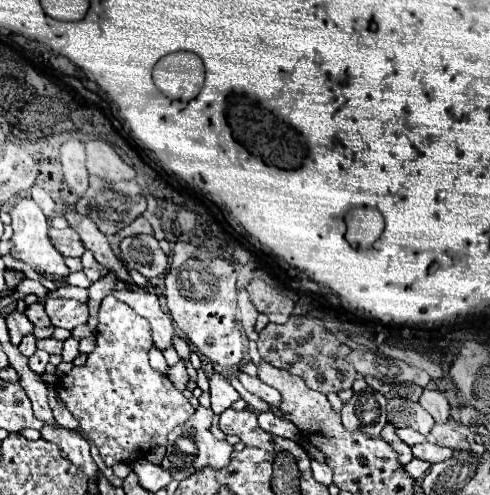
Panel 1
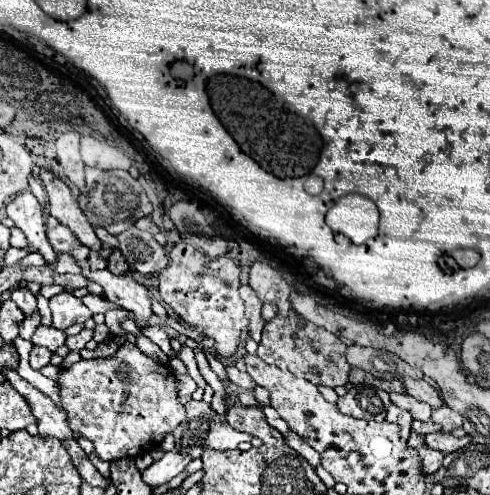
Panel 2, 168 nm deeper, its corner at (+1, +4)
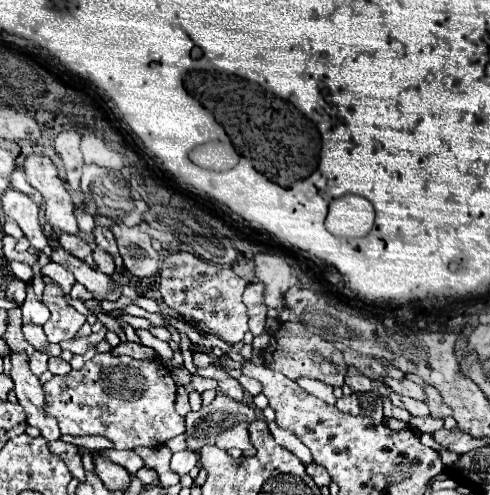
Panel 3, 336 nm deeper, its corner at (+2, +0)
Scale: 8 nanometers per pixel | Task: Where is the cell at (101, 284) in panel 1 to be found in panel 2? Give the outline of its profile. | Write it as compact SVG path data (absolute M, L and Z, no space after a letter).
M113 250L113 254L109 256L109 264L107 264L109 270L113 270L115 274L119 274L119 268L129 268L129 264L125 262L125 258L121 256L119 250Z

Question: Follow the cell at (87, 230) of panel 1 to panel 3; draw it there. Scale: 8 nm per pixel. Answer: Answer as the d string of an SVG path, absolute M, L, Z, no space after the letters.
M30 154L24 158L22 170L28 176L32 188L36 188L46 202L48 222L68 234L78 234L78 224L74 218L74 204L66 192L62 180L58 178L56 166L50 158L40 154Z

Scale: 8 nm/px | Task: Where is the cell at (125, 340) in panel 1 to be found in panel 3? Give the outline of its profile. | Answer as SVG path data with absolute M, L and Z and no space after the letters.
M96 354L80 370L72 370L66 376L54 376L44 384L44 398L48 406L44 408L46 416L58 420L60 432L70 436L106 436L114 442L116 450L134 450L138 446L162 446L170 438L184 432L184 418L174 410L176 382L172 380L170 370L160 360L134 360L130 356L114 354Z

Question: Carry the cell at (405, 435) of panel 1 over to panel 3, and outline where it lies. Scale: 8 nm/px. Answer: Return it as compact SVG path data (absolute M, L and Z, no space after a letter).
M426 416L426 418L412 418L410 422L408 422L416 432L430 432L430 434L434 434L436 430L440 430L442 426L444 426L444 422L442 420L436 420L436 418L432 418L432 416Z

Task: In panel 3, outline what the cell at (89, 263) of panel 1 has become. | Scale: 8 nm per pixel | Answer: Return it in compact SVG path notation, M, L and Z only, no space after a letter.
M94 248L94 262L96 262L96 268L100 270L100 272L104 272L104 274L112 274L114 272L114 260L112 260L112 256L108 254L108 252L104 252L102 248Z

